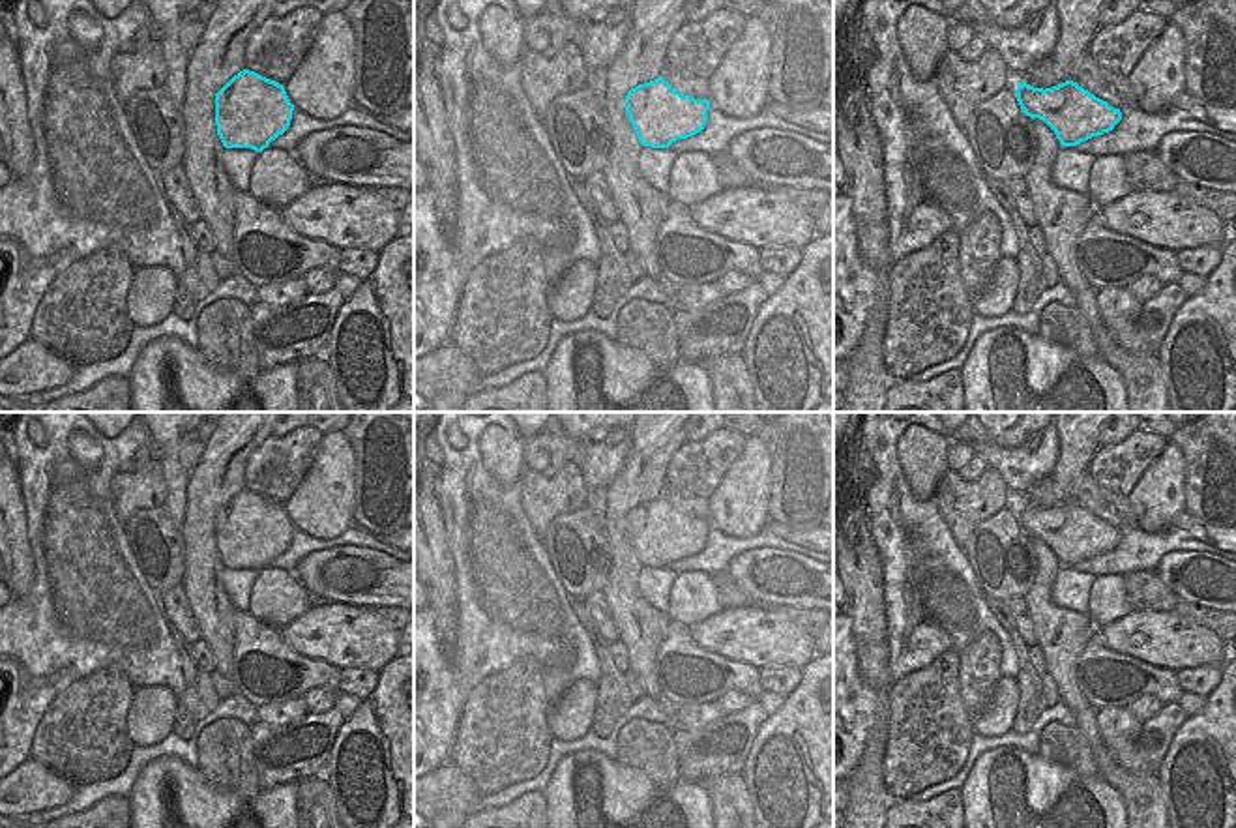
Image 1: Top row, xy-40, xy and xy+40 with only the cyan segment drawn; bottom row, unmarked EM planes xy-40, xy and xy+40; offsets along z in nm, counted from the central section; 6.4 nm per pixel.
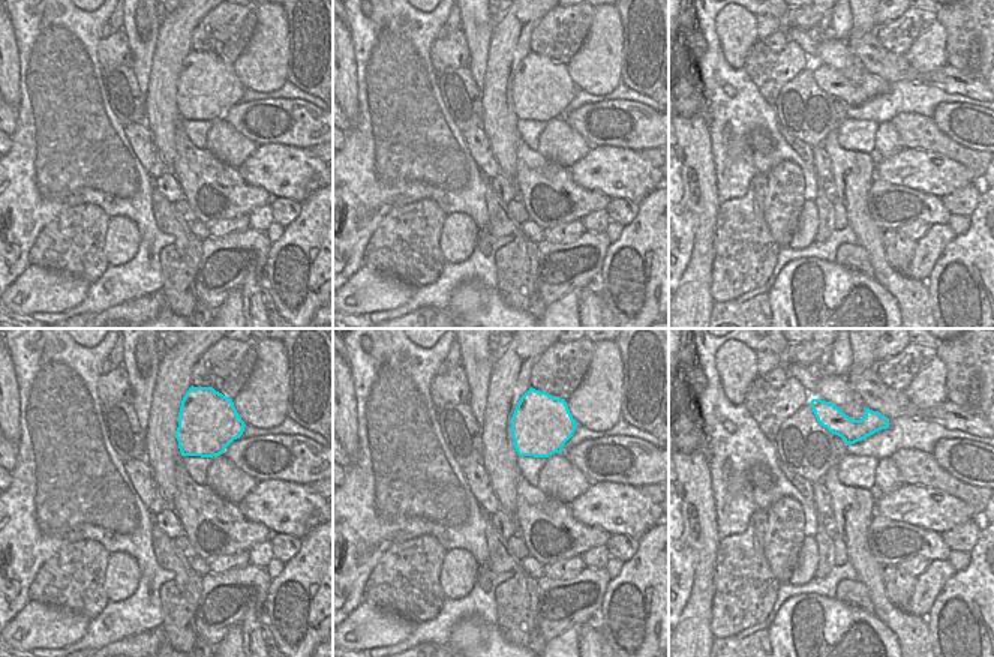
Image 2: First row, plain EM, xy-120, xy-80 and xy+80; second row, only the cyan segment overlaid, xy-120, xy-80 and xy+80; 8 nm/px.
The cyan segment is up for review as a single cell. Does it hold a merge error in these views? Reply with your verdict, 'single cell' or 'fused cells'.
fused cells

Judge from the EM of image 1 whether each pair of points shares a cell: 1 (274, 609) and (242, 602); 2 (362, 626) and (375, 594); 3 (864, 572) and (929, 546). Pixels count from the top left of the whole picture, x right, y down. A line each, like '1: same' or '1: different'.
1: different
2: different
3: different

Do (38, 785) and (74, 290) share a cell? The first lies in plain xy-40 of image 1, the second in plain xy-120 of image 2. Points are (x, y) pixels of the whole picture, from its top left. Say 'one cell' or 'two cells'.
one cell

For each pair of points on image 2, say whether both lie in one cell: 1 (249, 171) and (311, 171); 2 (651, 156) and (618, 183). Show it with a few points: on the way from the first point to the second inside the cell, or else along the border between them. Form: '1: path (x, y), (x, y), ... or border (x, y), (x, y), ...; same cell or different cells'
1: path (264, 171), (296, 173); same cell
2: border (639, 152), (652, 165); different cells

